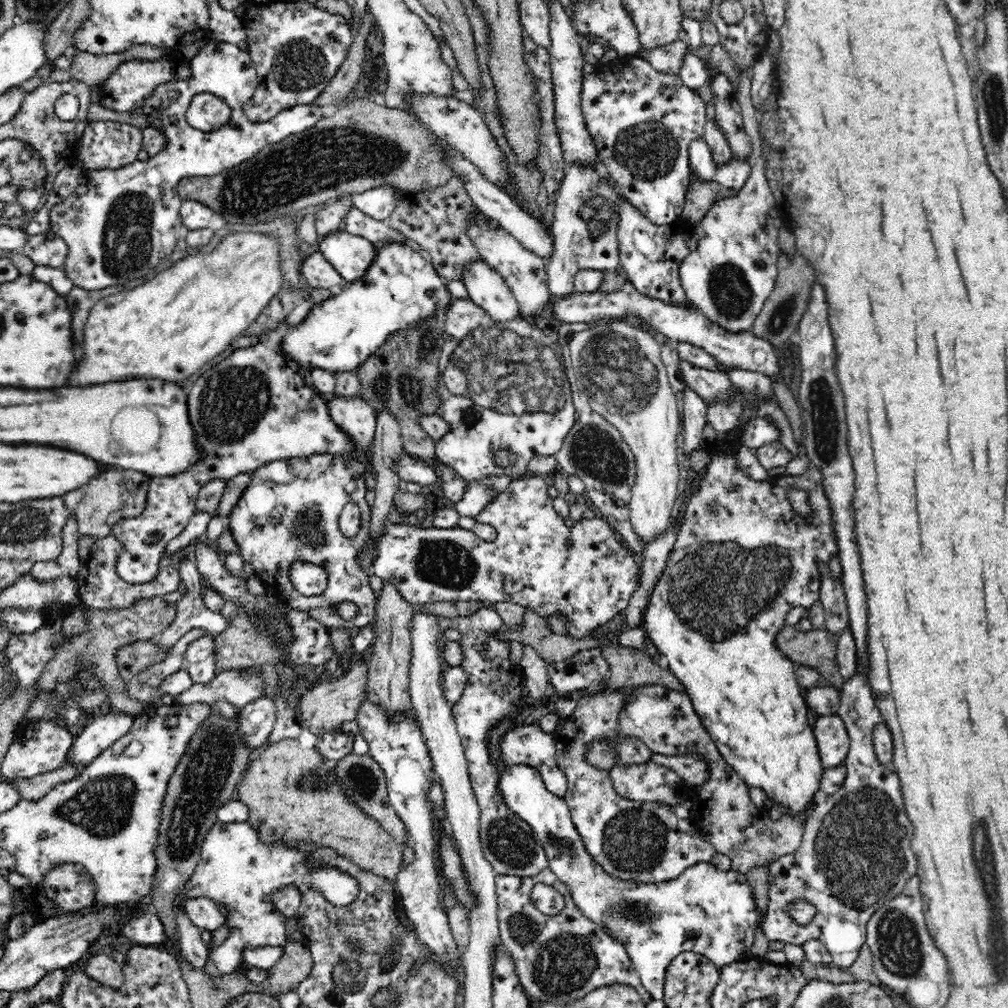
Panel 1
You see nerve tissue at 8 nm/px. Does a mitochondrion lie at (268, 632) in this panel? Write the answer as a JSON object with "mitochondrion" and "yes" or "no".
{"mitochondrion":"yes"}

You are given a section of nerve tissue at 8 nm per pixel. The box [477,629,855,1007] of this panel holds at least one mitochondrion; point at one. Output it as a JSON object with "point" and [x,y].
{"point":[563,963]}

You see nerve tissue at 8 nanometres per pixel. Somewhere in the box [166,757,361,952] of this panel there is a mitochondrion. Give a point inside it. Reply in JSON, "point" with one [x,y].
{"point":[311,781]}

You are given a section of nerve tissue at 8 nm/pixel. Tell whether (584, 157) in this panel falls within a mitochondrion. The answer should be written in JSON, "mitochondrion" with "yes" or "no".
{"mitochondrion":"no"}

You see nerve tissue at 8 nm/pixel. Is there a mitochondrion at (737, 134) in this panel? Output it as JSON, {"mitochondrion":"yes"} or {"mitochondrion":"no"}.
{"mitochondrion":"no"}

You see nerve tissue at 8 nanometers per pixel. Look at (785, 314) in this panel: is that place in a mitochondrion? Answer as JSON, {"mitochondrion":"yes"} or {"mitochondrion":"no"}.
{"mitochondrion":"yes"}

